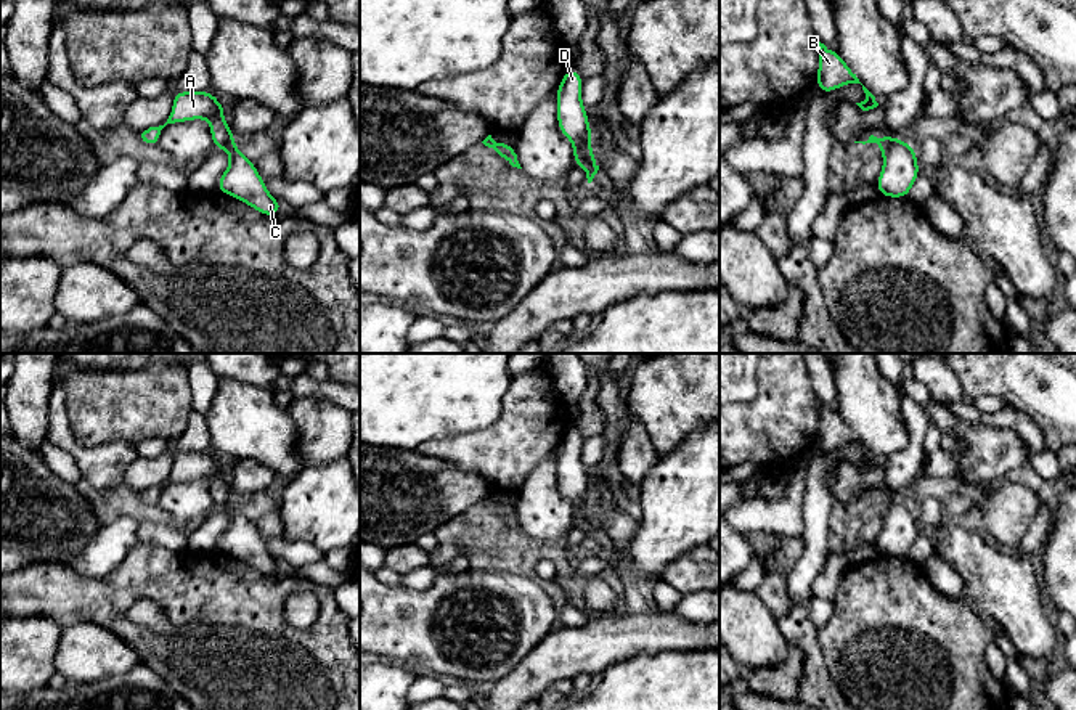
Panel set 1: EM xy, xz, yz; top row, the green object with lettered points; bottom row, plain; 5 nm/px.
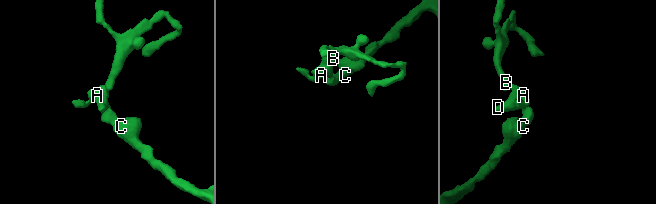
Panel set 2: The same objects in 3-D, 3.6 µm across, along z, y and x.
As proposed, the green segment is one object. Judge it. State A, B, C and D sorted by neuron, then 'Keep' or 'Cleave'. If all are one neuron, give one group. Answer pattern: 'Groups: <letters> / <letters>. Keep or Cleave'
Groups: A B C D. Keep

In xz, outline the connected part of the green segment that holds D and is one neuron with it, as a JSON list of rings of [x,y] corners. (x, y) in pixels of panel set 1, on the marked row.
[[[572,67],[567,71],[557,88],[557,124],[565,138],[573,143],[573,161],[586,172],[588,183],[599,170],[596,156],[591,151],[591,127],[586,108],[581,103],[583,77]]]

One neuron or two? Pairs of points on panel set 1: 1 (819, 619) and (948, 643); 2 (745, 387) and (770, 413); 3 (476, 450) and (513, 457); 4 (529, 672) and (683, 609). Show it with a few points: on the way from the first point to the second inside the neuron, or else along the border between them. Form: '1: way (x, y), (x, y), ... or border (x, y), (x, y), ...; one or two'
1: border (834, 601), (834, 616), (818, 630); two
2: border (758, 370), (758, 392), (749, 402), (736, 403); two
3: way (485, 452), (503, 453); one
4: border (670, 612), (702, 624); two

